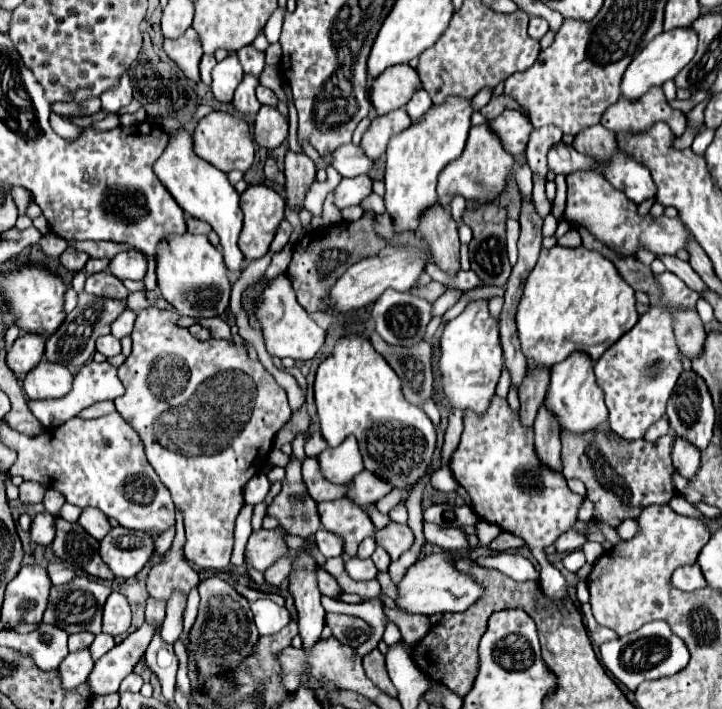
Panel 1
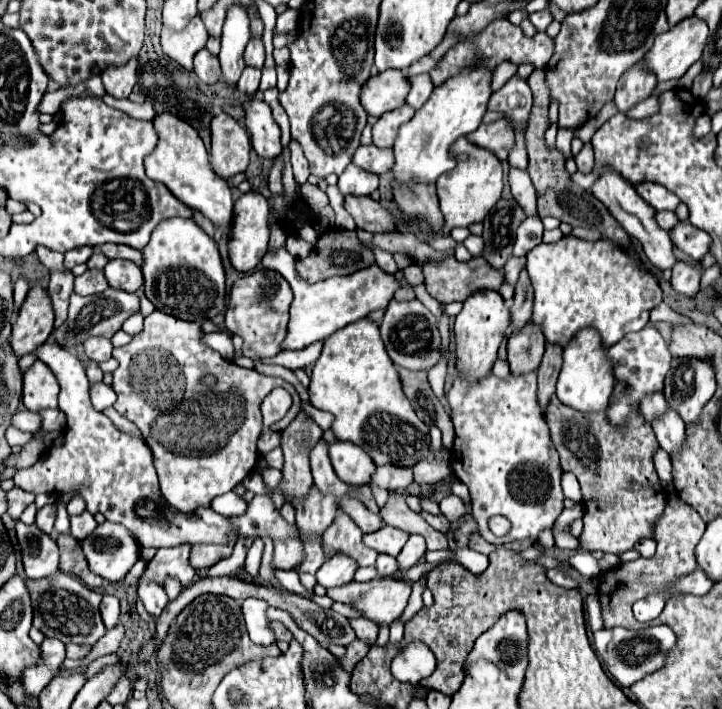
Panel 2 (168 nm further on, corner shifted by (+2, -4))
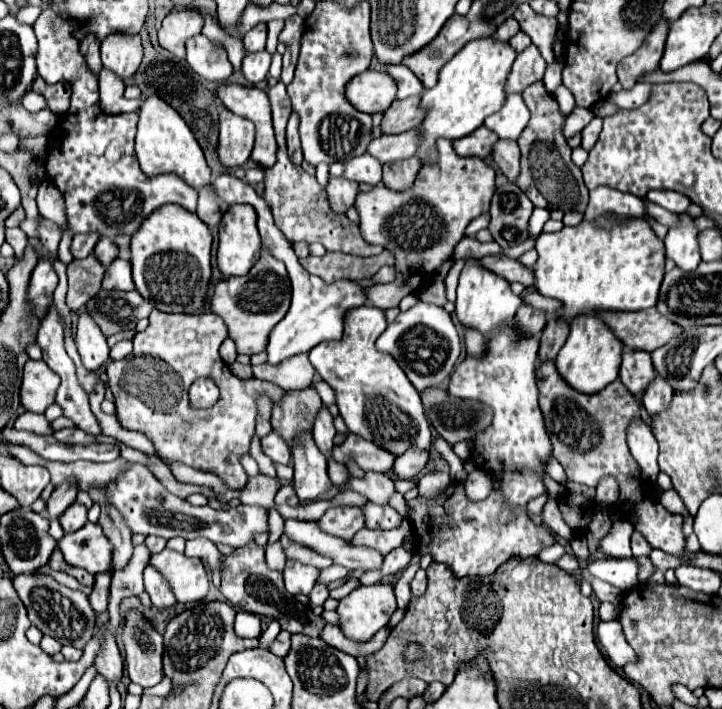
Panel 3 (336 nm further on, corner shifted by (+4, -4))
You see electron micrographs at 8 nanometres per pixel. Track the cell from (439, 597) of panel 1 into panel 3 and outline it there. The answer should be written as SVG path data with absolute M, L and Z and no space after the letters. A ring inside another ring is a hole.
M375 583L357 587L339 601L339 629L347 639L369 641L381 627L385 627L397 609L393 587Z

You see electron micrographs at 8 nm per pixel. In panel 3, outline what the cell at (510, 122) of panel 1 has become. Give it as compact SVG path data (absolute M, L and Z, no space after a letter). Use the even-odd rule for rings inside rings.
M481 125L469 137L461 137L461 139L453 141L453 149L455 149L455 153L459 157L479 157L479 159L485 159L485 157L491 155L493 143L497 139L499 137L491 129L487 129L485 125Z

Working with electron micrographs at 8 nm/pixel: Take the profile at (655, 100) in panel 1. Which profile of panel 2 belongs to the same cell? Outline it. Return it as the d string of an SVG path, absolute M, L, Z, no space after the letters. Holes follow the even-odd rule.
M633 65L619 79L613 103L615 103L619 113L627 113L637 103L641 103L643 99L651 97L655 87L657 87L655 77L651 77L651 73L643 73L643 69L639 69L639 65Z

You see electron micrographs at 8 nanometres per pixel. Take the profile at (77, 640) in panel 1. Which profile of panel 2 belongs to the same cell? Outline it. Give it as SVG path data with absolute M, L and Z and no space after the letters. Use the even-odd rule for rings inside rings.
M69 643L69 645L67 645L67 659L87 657L89 651L91 651L91 645L77 645L77 643Z

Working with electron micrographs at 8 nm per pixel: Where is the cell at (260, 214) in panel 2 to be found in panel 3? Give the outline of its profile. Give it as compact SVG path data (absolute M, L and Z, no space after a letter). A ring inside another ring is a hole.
M233 205L225 211L217 249L217 267L223 277L245 275L259 259L261 239L255 221L257 215L249 205Z

